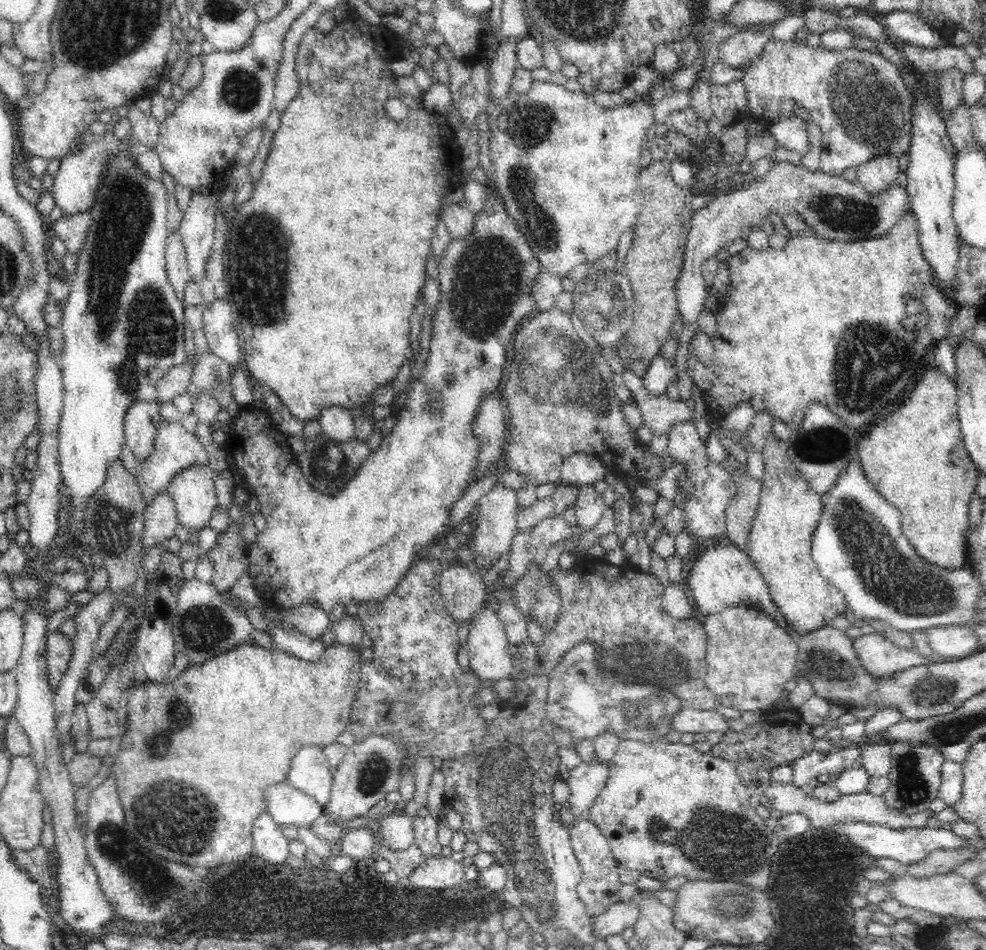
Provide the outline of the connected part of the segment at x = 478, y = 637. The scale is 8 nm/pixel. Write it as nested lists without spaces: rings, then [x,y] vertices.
[[[486,604],[475,616],[467,638],[469,666],[482,683],[510,677],[513,670],[510,645],[502,621]]]

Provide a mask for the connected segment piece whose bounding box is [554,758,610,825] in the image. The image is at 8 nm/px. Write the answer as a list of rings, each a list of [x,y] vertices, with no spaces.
[[[596,758],[584,760],[570,772],[570,780],[566,782],[570,788],[567,806],[556,804],[556,819],[564,819],[572,824],[582,812],[593,806],[594,799],[604,788],[608,780],[609,762],[601,762]]]

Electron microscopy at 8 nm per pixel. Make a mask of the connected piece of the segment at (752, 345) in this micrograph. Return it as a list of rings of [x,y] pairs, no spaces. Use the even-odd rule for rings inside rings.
[[[911,210],[906,212],[890,230],[876,238],[870,237],[868,240],[862,239],[856,242],[832,240],[816,233],[814,227],[807,226],[802,232],[792,232],[790,238],[787,239],[786,246],[782,249],[769,247],[766,250],[756,250],[748,246],[740,253],[728,258],[726,264],[730,274],[730,288],[728,288],[726,299],[720,300],[720,308],[716,308],[716,332],[712,334],[712,338],[709,338],[714,348],[712,358],[709,363],[702,363],[696,357],[696,353],[690,350],[685,366],[685,371],[698,388],[702,388],[714,402],[718,402],[720,410],[716,410],[716,414],[720,416],[730,414],[738,404],[745,402],[752,406],[755,412],[768,410],[774,415],[774,418],[796,429],[802,424],[808,405],[820,403],[834,411],[850,428],[866,426],[876,418],[880,410],[888,408],[894,400],[900,398],[902,392],[906,392],[906,388],[912,382],[912,374],[918,374],[924,368],[926,364],[924,356],[931,352],[932,346],[938,340],[946,339],[949,336],[952,320],[958,314],[959,306],[948,299],[948,295],[940,287],[935,270],[932,269],[930,261],[922,252],[918,221]],[[917,307],[928,310],[926,326],[916,326],[914,322],[914,311]]]

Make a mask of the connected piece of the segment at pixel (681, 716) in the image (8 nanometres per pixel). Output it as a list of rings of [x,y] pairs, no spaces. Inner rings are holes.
[[[682,706],[678,712],[673,714],[669,728],[683,734],[702,732],[705,735],[710,734],[710,732],[722,732],[724,734],[731,730],[726,723],[726,718],[716,709],[700,711],[688,706]]]

